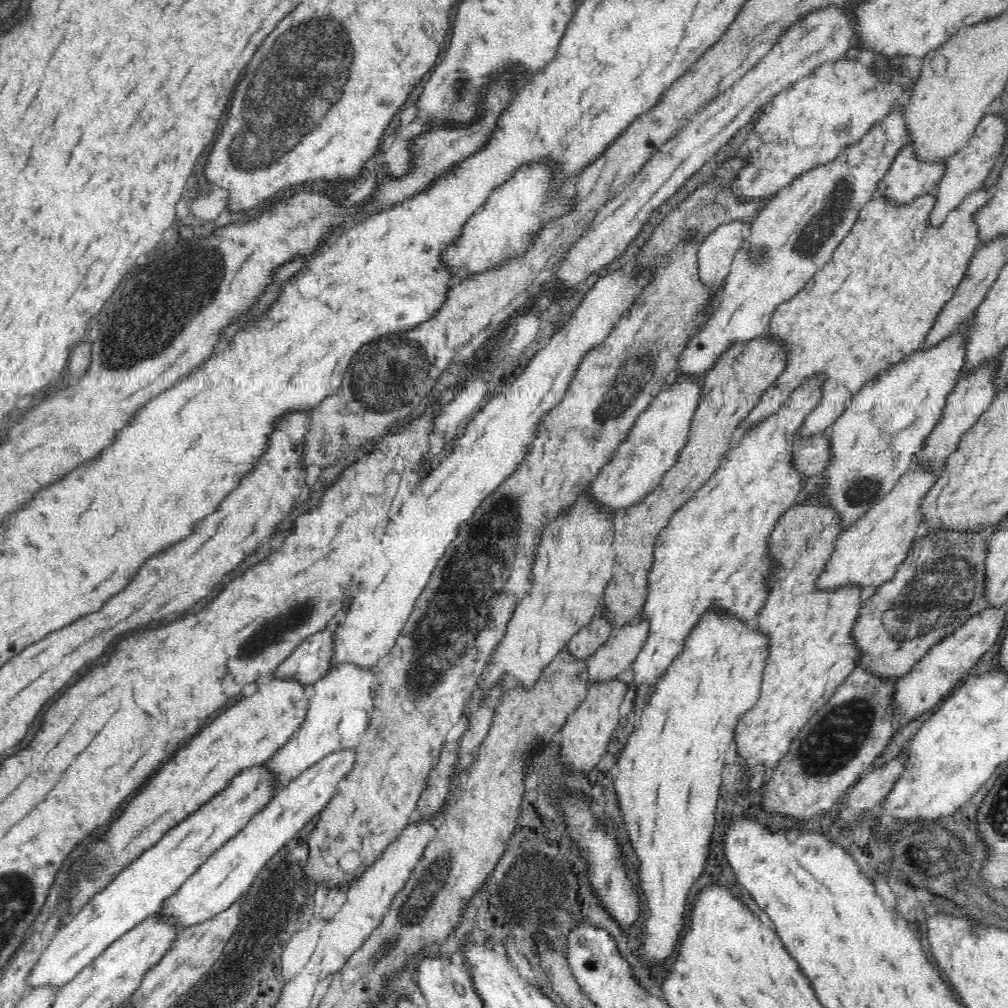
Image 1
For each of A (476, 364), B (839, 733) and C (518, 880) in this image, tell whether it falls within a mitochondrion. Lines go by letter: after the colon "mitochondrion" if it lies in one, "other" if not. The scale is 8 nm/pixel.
A: other
B: mitochondrion
C: other

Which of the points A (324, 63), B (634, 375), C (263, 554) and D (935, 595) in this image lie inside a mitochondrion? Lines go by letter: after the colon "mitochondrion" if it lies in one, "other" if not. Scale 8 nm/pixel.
A: mitochondrion
B: mitochondrion
C: other
D: mitochondrion

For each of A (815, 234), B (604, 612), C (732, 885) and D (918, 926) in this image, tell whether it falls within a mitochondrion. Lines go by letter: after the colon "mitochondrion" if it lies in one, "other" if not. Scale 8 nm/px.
A: mitochondrion
B: other
C: other
D: other

